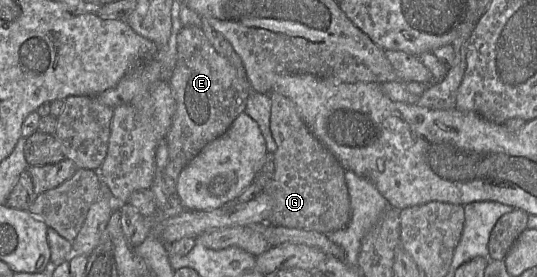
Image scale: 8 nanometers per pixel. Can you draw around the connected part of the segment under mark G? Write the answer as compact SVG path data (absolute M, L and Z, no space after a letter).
M270 92L272 107L270 129L277 144L274 154L275 172L270 183L263 187L273 200L268 223L275 226L328 233L345 227L351 217L350 198L345 181L346 170L334 154L311 132L301 118L296 105L282 94Z

